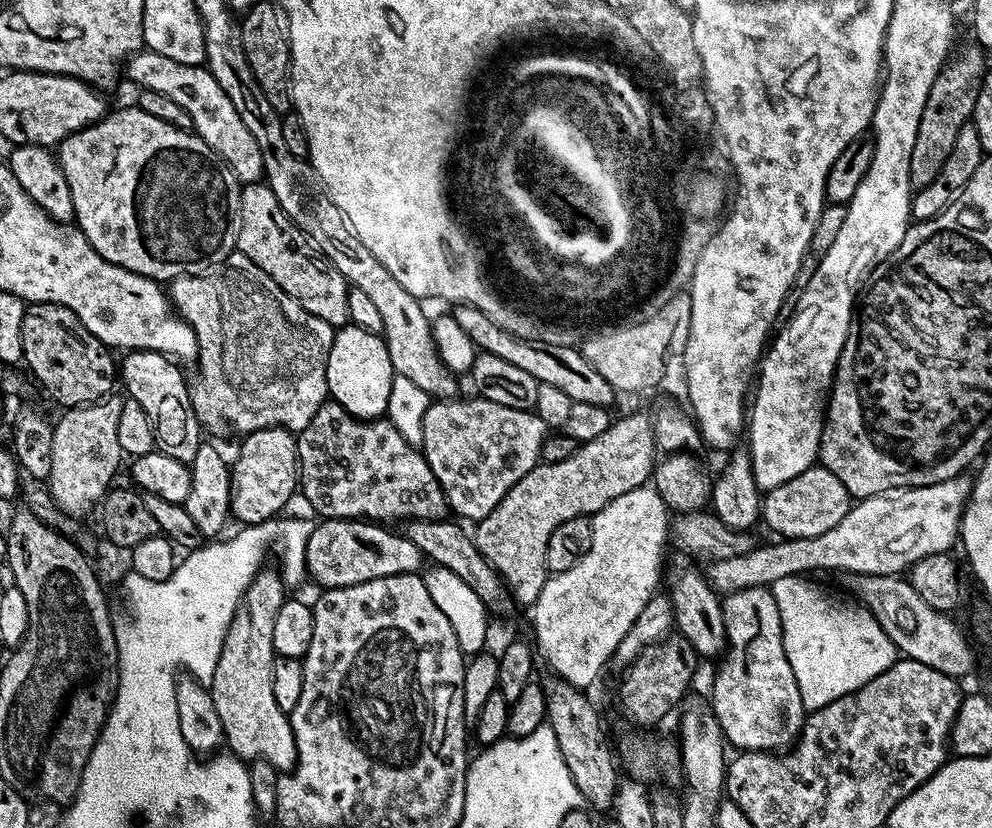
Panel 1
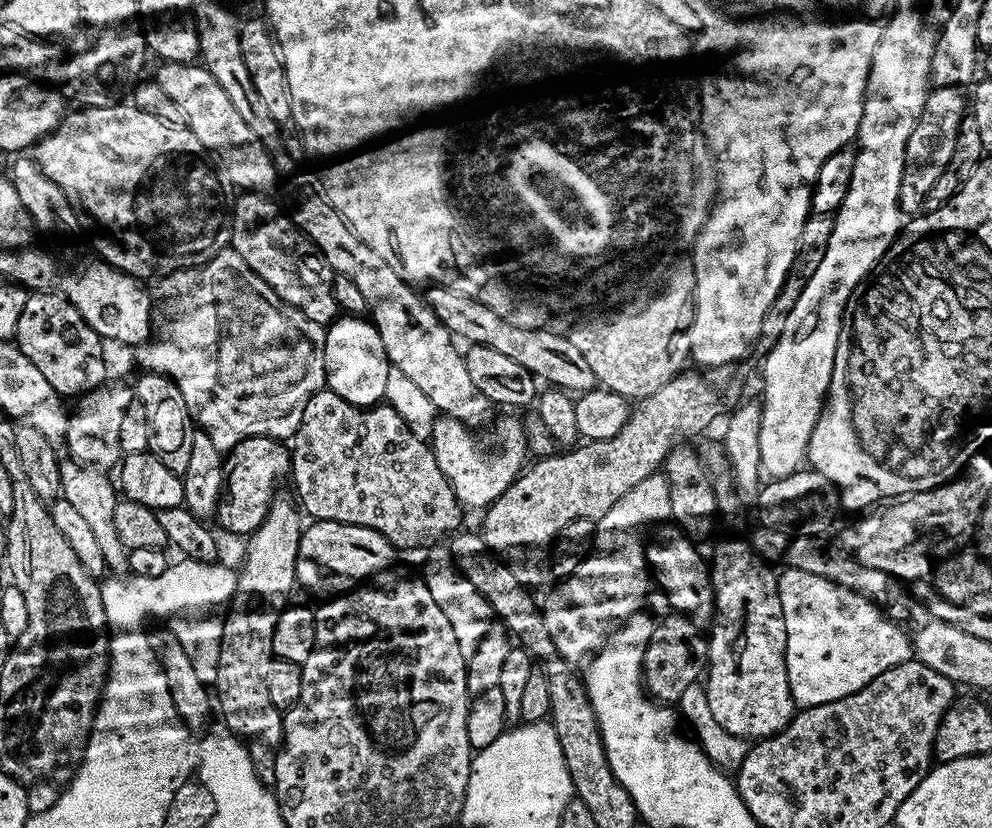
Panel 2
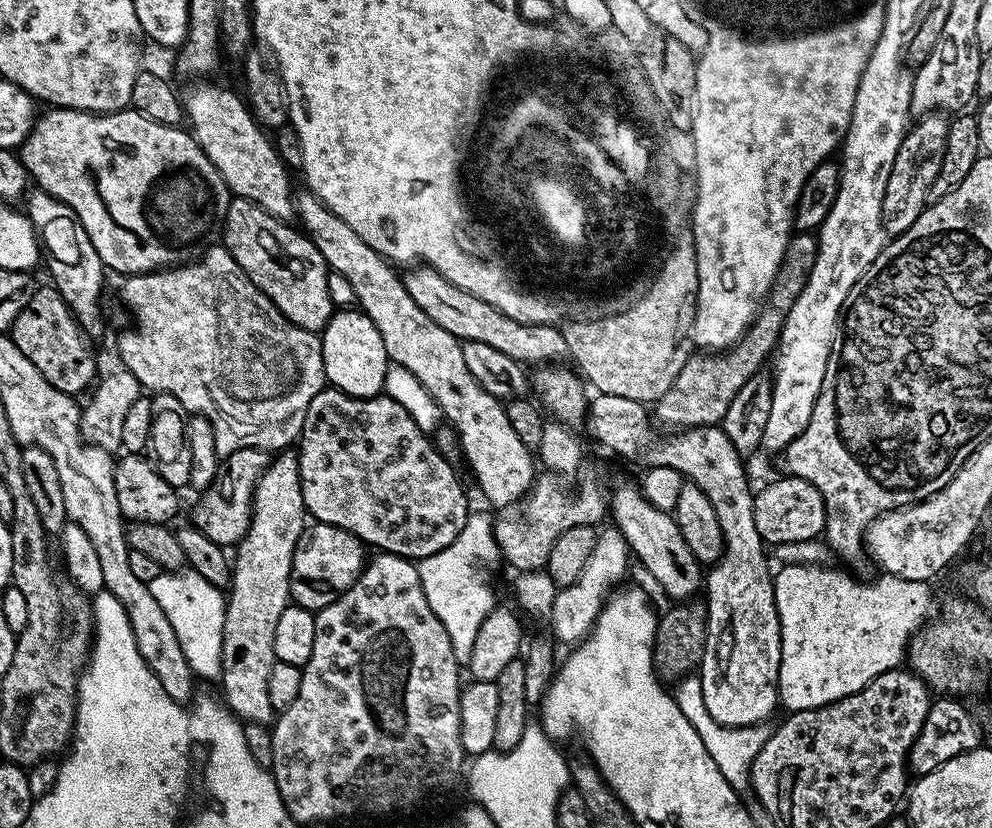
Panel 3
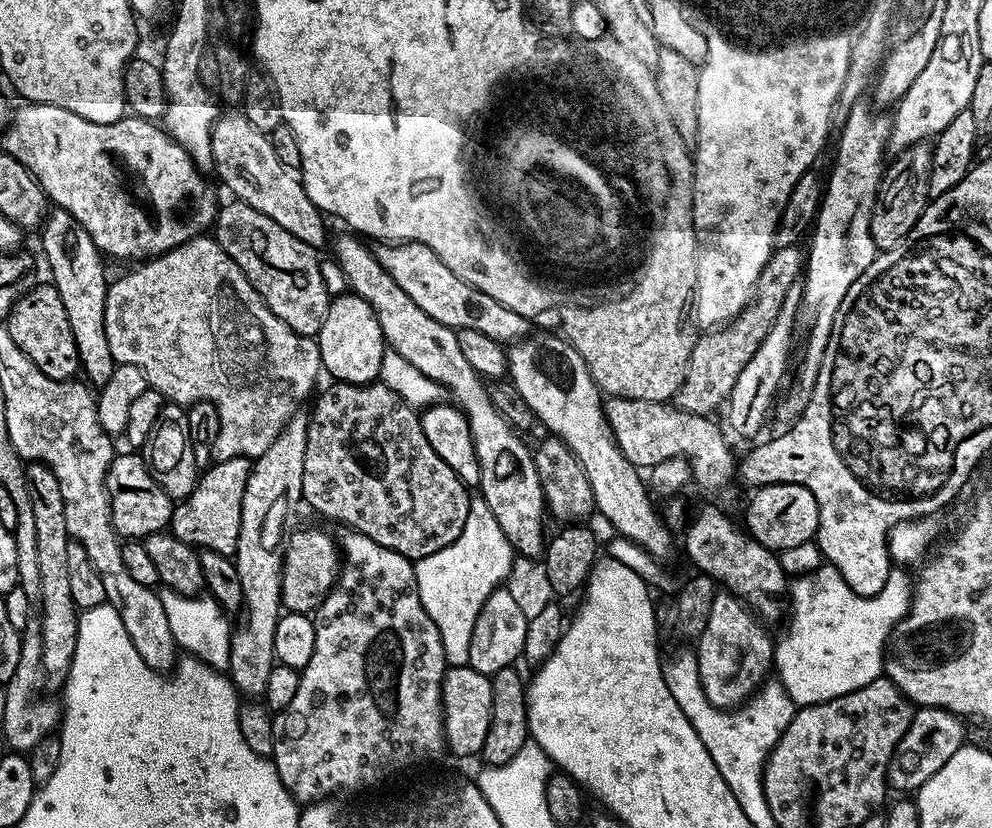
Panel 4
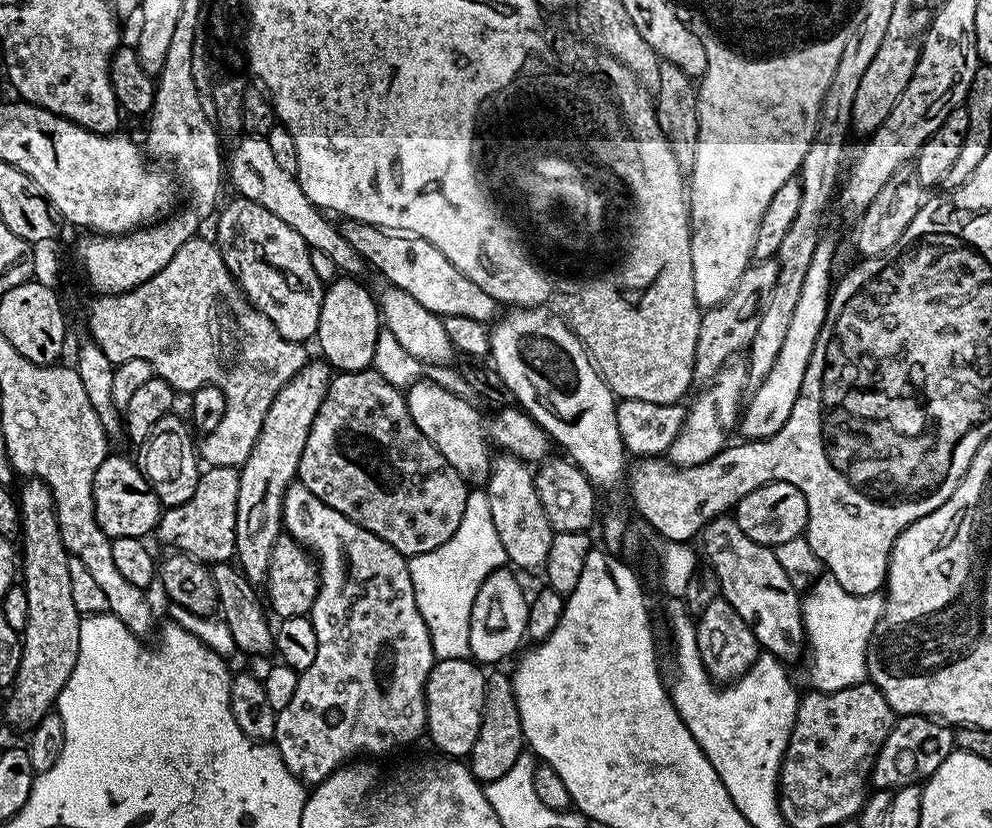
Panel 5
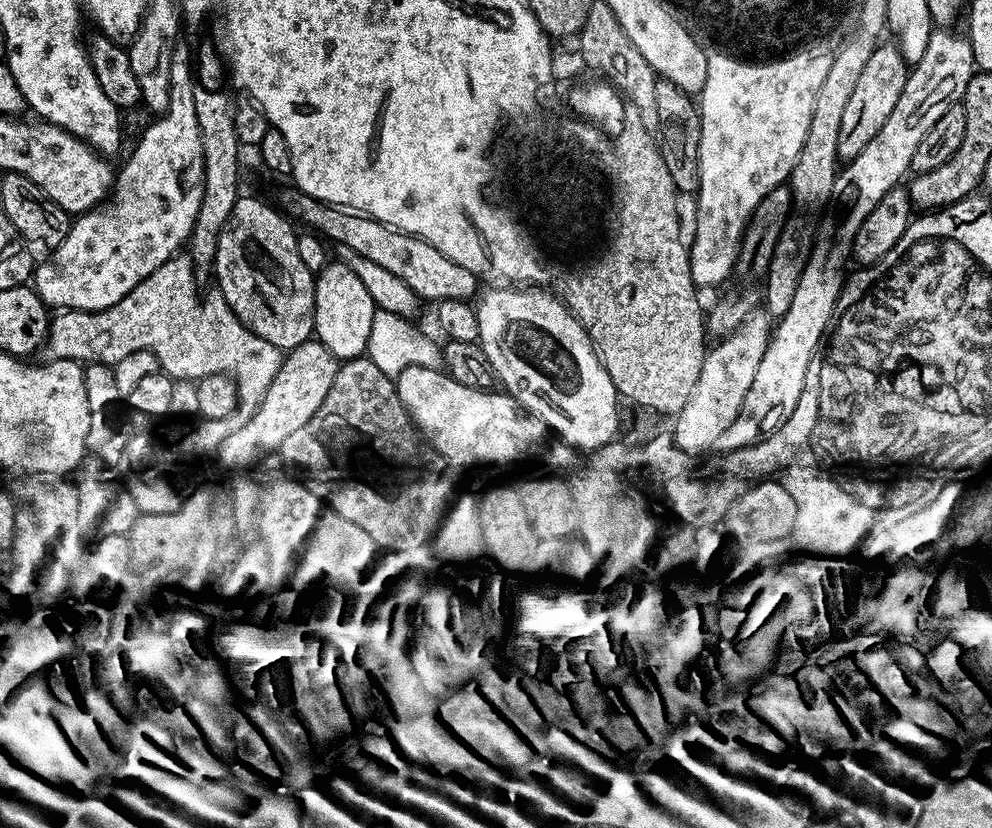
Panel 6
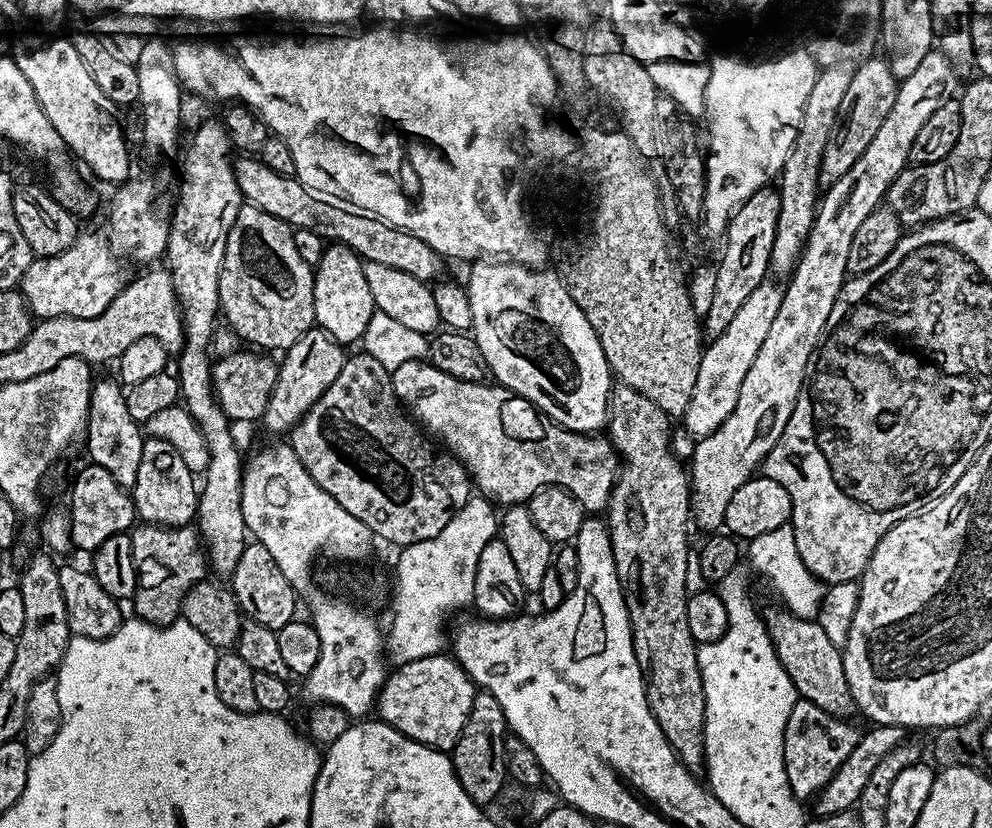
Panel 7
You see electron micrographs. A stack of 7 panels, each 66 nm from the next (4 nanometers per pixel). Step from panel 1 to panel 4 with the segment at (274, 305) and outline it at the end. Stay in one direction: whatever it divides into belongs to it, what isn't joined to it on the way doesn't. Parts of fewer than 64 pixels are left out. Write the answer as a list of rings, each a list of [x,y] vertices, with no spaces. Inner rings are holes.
[[[201,234],[195,236],[193,240],[187,240],[182,246],[177,248],[171,248],[169,252],[165,252],[162,256],[157,256],[155,258],[149,259],[147,262],[141,263],[133,272],[128,272],[125,276],[120,276],[117,280],[113,279],[108,285],[108,293],[106,294],[106,302],[104,303],[104,326],[106,328],[106,342],[110,342],[110,354],[114,359],[116,359],[117,365],[119,364],[133,364],[142,370],[142,374],[148,380],[149,388],[158,390],[162,395],[164,395],[165,401],[171,402],[173,404],[178,404],[181,406],[189,406],[194,403],[199,402],[199,400],[208,400],[214,407],[217,408],[218,418],[220,419],[220,433],[218,433],[217,438],[220,440],[220,456],[227,456],[228,459],[234,458],[235,456],[246,456],[249,458],[255,458],[264,453],[267,448],[272,445],[278,438],[280,431],[288,427],[288,421],[292,419],[293,416],[297,415],[298,408],[296,404],[300,404],[308,395],[311,397],[313,395],[312,387],[316,384],[316,379],[322,376],[322,365],[320,362],[320,346],[319,343],[311,336],[303,336],[298,334],[294,330],[290,330],[290,326],[286,322],[282,322],[282,318],[278,318],[278,314],[274,314],[274,310],[270,310],[270,306],[266,306],[266,302],[258,294],[258,290],[254,290],[254,286],[246,278],[246,274],[242,274],[242,270],[232,261],[230,254],[226,254],[226,250],[222,250],[222,246],[216,239],[211,235]]]

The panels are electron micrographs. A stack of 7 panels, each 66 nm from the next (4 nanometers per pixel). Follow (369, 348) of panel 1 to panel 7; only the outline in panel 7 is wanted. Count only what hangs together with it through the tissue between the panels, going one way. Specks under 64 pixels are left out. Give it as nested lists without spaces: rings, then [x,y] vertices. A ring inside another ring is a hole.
[[[329,243],[322,254],[322,262],[314,266],[314,314],[316,324],[345,346],[360,342],[367,323],[376,310],[376,303],[366,283],[364,261],[345,244]]]

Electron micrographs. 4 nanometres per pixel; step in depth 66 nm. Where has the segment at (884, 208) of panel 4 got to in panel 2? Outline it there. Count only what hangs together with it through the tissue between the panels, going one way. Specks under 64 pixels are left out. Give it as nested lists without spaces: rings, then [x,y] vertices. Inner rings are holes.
[[[933,87],[926,98],[926,106],[922,106],[922,118],[918,118],[918,126],[910,133],[910,142],[906,142],[906,158],[902,166],[902,186],[898,186],[898,202],[901,213],[916,214],[926,202],[926,194],[930,194],[934,182],[938,182],[942,170],[950,166],[950,158],[954,155],[954,145],[958,142],[958,126],[964,121],[964,96],[959,87]]]

